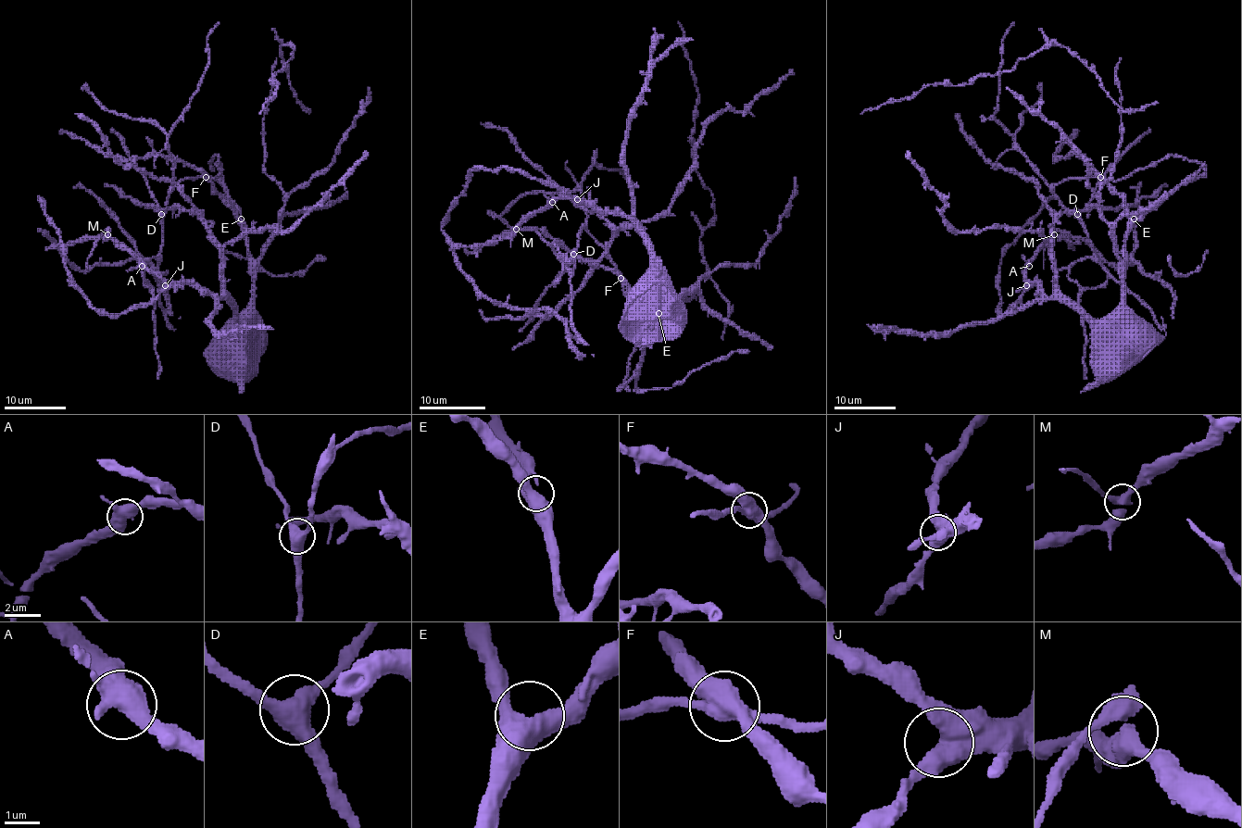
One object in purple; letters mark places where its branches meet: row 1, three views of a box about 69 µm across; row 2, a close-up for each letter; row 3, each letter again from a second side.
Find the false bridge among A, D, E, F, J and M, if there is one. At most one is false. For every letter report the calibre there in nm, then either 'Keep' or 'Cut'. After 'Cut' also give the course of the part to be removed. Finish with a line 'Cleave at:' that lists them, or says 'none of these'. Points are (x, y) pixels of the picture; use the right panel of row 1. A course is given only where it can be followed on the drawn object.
A: Thickness 550 nm. Keep
D: Thickness 480 nm. Keep
E: Thickness 500 nm. Keep
F: Thickness 500 nm. Keep
J: Thickness 480 nm. Keep
M: Thickness 400 nm. Keep
Cleave at: none of these

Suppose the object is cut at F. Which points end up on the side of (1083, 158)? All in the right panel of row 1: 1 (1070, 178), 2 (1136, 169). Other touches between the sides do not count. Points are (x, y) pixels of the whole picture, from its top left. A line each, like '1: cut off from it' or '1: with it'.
1: cut off from it
2: cut off from it

